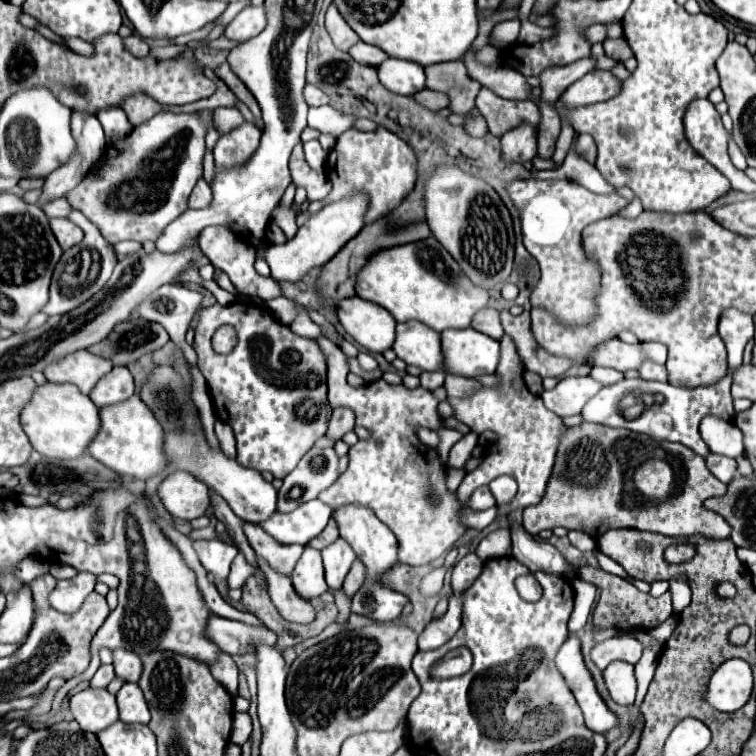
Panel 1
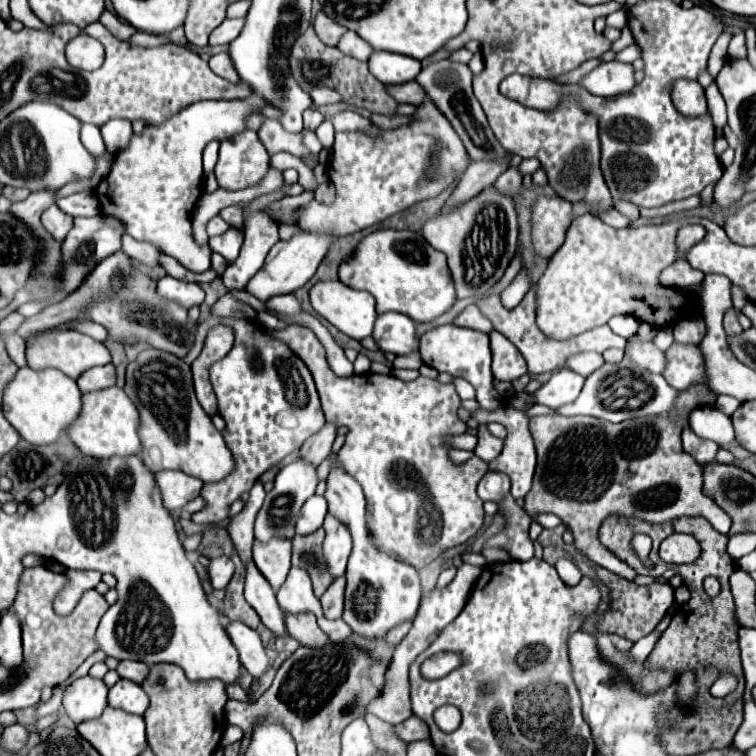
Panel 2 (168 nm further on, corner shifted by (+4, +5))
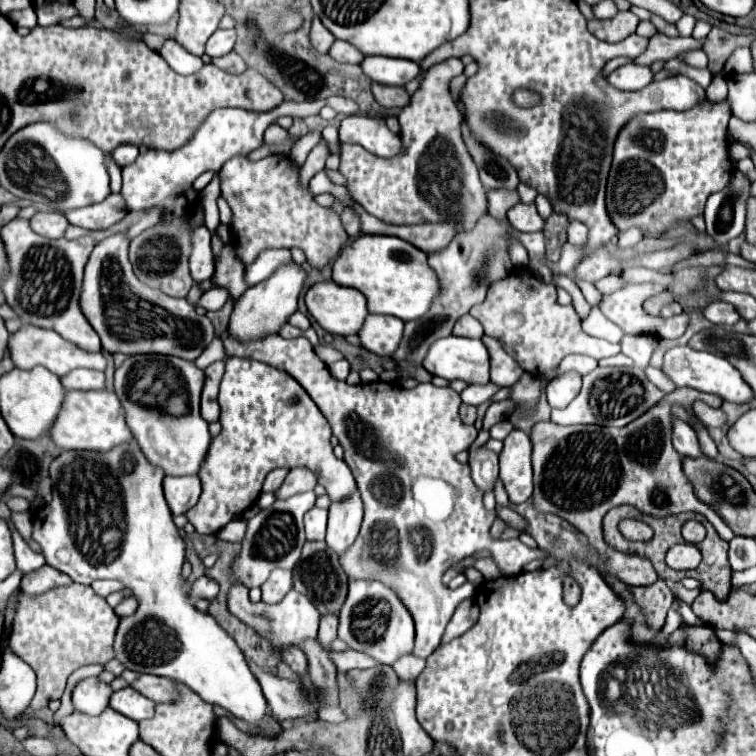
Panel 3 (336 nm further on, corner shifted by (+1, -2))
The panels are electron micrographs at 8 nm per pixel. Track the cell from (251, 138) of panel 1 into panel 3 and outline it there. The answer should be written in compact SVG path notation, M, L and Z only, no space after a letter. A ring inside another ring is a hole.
M237 155L221 167L219 179L221 197L233 211L231 243L237 247L239 259L245 265L267 247L301 247L307 255L307 261L321 269L347 241L347 233L337 213L313 201L309 189L299 185L299 173L295 171L291 159L283 155L271 155L259 161L251 161L247 155Z

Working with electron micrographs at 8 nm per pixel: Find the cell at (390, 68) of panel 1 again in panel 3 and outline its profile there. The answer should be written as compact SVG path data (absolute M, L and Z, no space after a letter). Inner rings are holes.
M365 57L361 67L365 75L371 77L371 81L395 87L403 87L405 83L415 79L421 71L415 61L393 57Z

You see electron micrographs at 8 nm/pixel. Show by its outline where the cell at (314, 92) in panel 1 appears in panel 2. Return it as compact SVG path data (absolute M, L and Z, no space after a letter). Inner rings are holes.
M316 86L310 90L310 96L314 100L316 106L332 106L332 104L340 104L342 96L332 90L332 88L324 88L324 86Z

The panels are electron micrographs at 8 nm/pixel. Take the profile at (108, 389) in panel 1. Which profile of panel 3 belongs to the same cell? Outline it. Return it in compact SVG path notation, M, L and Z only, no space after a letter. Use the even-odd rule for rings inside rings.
M79 369L71 371L71 375L65 375L61 383L65 389L79 389L79 391L105 389L105 373L93 369Z

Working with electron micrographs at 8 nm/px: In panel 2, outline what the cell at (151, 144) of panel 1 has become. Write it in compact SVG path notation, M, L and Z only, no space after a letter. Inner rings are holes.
M248 96L244 100L202 100L194 102L170 120L166 120L162 126L146 126L140 136L132 136L130 146L116 154L116 162L110 170L110 174L98 184L96 196L100 200L102 212L108 216L116 216L124 222L126 232L134 236L136 240L152 242L156 248L160 248L164 254L170 254L176 258L184 268L192 272L206 272L210 268L210 246L200 246L194 240L192 234L192 202L194 202L194 190L202 186L202 152L208 142L212 140L228 140L240 132L246 130L246 118L258 110L268 106L266 100L260 100L260 96Z

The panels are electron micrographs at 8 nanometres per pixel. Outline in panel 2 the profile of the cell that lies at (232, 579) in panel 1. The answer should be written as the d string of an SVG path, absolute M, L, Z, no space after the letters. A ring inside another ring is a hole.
M220 556L220 558L212 558L210 564L208 564L208 578L210 578L210 584L212 588L220 590L220 588L226 588L230 578L234 574L234 564L230 558L226 556Z

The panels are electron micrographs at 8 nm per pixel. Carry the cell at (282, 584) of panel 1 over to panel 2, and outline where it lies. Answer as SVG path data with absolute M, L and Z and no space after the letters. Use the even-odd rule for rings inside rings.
M296 614L286 616L288 634L306 648L322 648L328 644L328 636L318 628L314 614Z

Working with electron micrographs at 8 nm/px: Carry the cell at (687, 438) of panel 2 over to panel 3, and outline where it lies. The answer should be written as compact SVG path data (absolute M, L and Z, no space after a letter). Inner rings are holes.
M675 419L675 427L673 427L673 447L679 451L679 455L683 457L701 457L701 445L697 439L697 433L691 425L687 425L681 419Z

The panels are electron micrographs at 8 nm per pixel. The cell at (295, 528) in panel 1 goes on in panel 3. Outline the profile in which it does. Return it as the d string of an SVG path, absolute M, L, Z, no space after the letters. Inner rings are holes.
M313 507L305 515L305 533L307 541L323 541L325 539L325 527L327 527L327 509Z

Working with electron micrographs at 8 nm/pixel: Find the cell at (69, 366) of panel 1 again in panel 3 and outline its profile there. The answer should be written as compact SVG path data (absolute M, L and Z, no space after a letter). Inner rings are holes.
M25 325L17 333L13 333L9 337L9 351L11 351L11 359L15 361L15 365L19 369L31 369L31 367L43 365L59 377L65 377L69 371L79 369L79 367L97 369L97 371L105 371L105 367L107 367L107 359L103 357L101 351L97 351L97 353L85 351L85 349L77 347L75 343L63 339L59 333L55 333L51 329L41 329L35 325Z

